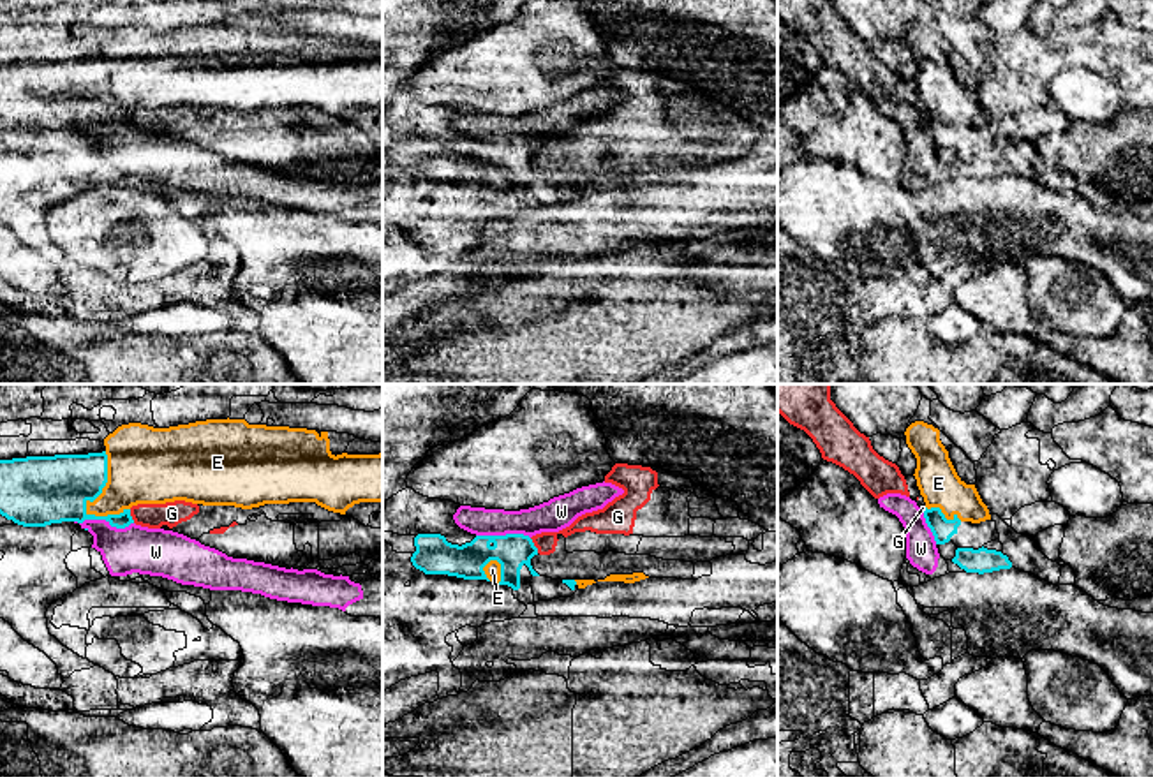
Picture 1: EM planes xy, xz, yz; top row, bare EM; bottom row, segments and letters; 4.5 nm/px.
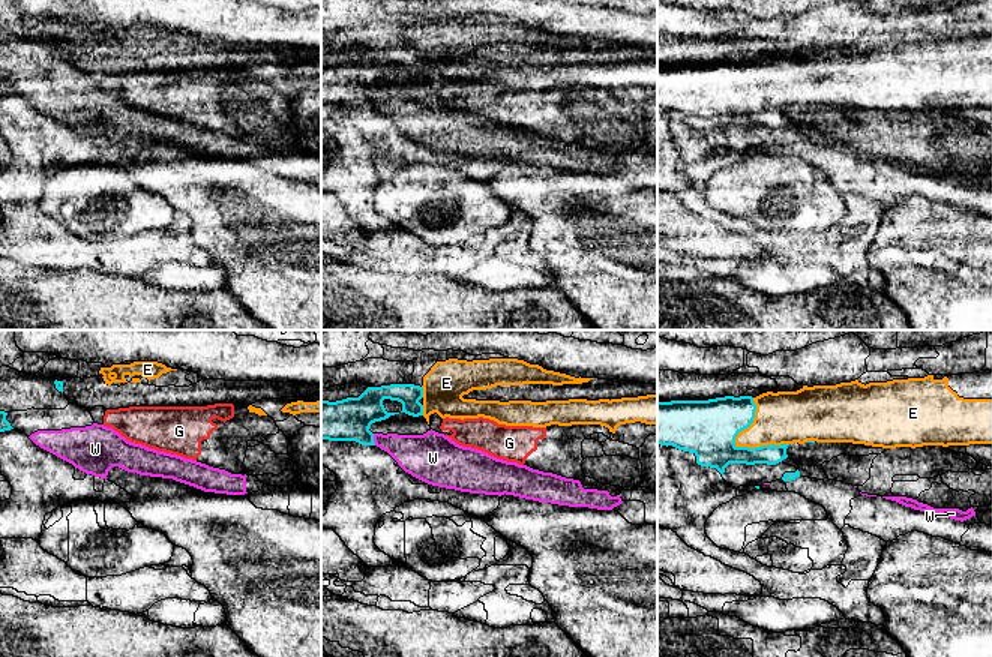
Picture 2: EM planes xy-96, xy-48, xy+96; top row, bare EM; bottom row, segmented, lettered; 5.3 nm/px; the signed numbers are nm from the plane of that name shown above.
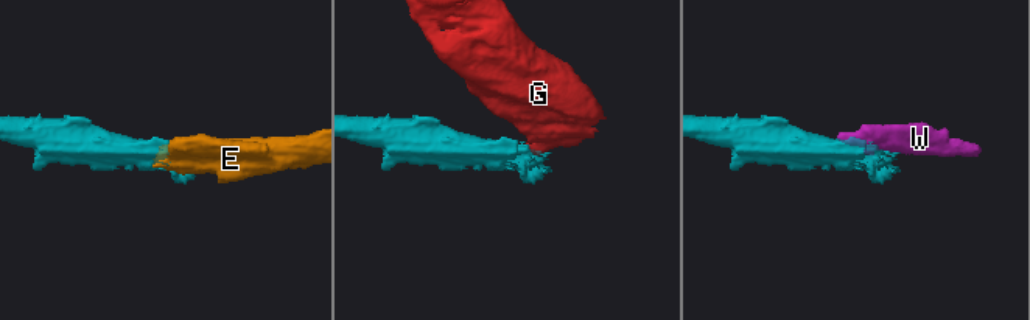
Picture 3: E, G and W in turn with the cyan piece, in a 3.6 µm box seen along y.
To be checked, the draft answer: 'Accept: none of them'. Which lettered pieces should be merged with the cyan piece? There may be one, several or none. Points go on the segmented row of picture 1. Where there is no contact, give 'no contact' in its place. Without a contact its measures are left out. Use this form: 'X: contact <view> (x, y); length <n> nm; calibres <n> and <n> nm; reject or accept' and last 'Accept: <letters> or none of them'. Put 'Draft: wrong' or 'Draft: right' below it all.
E: contact xy (104, 485); length 300 nm; calibres 300 and 360 nm; accept
G: contact xz (533, 545); length 80 nm; calibres 160 and 90 nm; reject
W: contact xy (104, 518); length 280 nm; calibres 280 and 220 nm; reject
Accept: E
Draft: wrong

